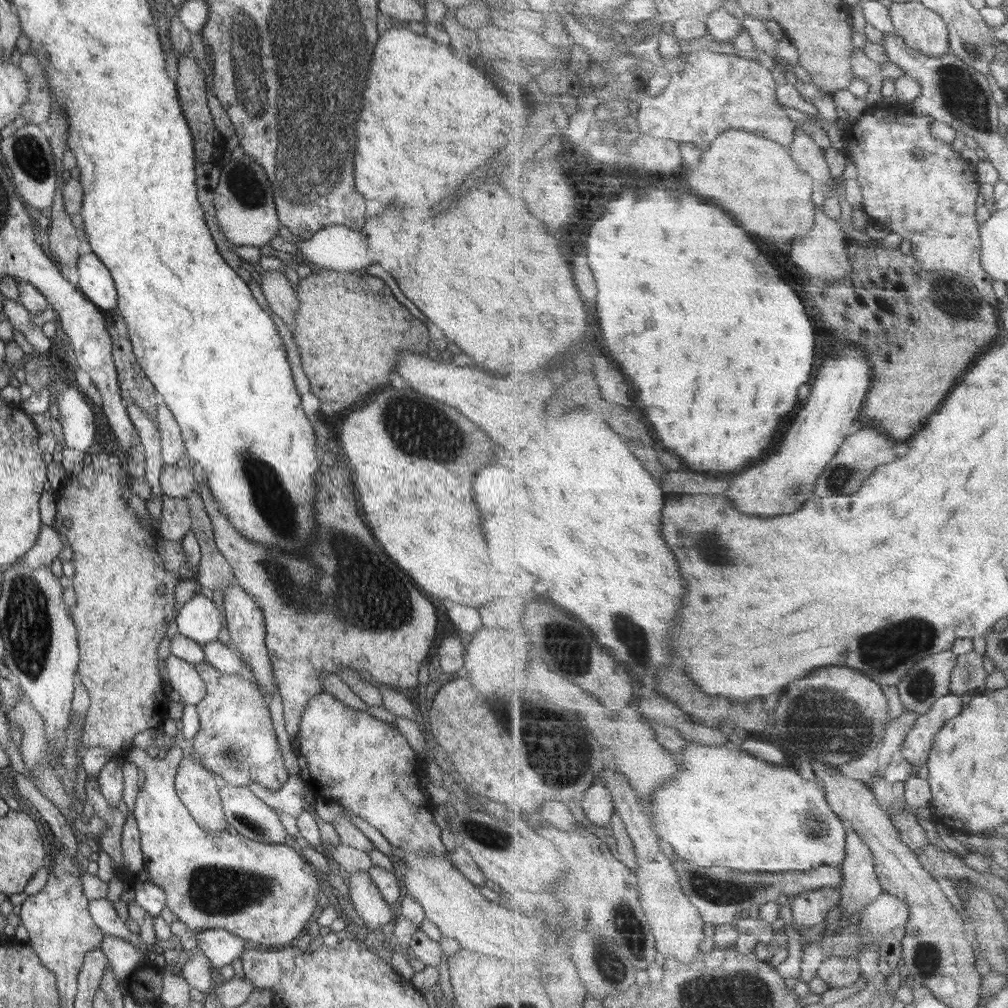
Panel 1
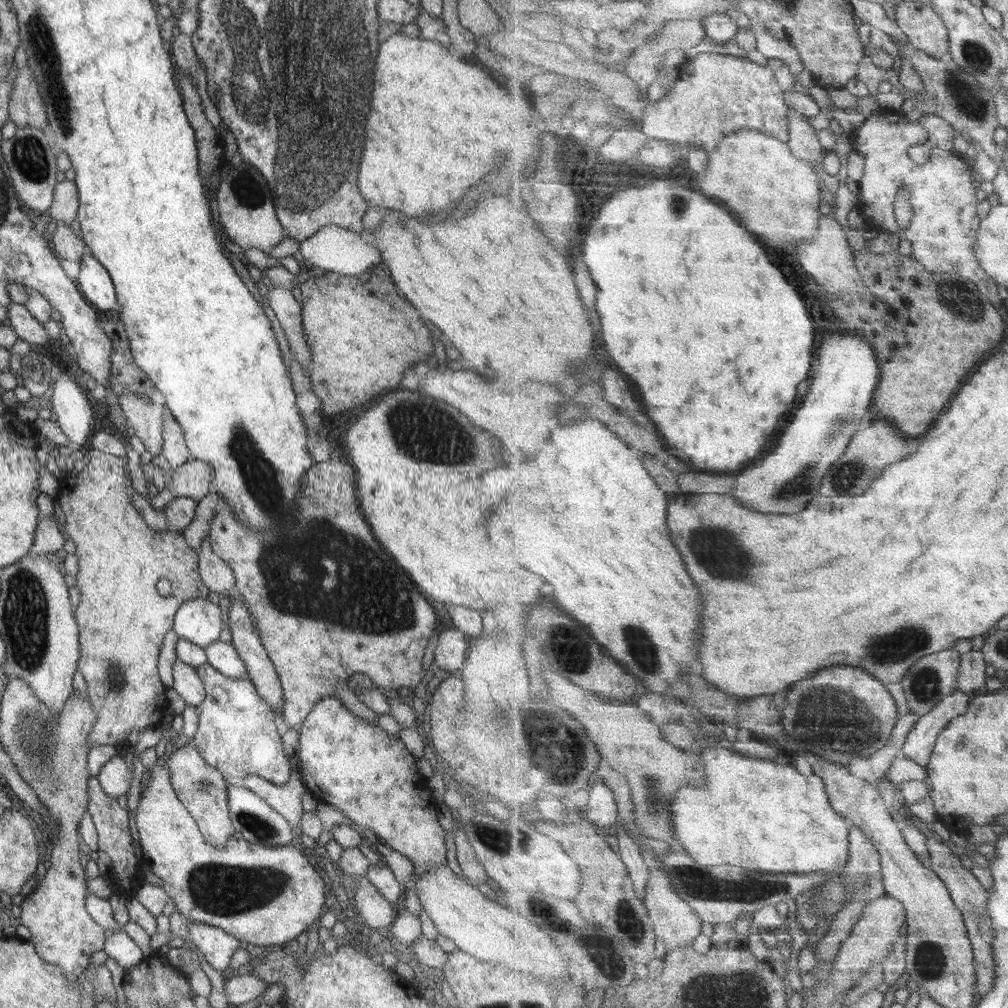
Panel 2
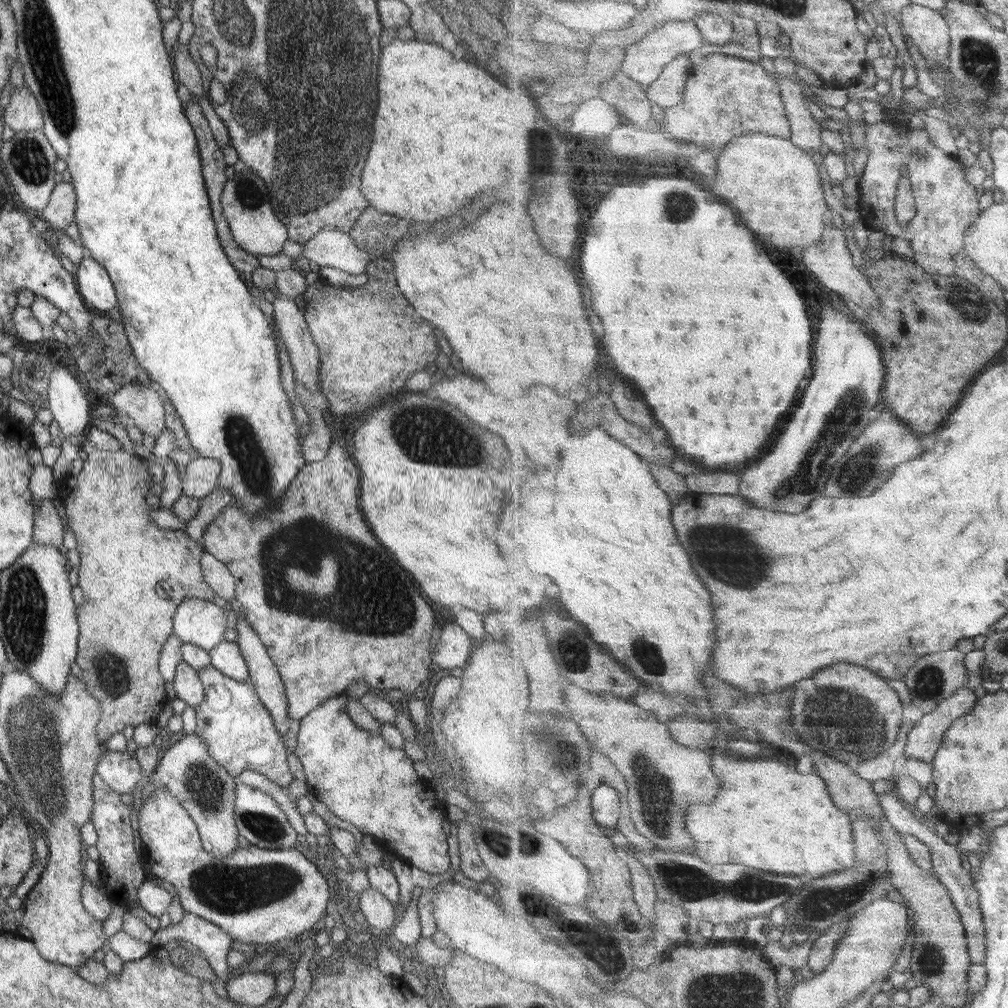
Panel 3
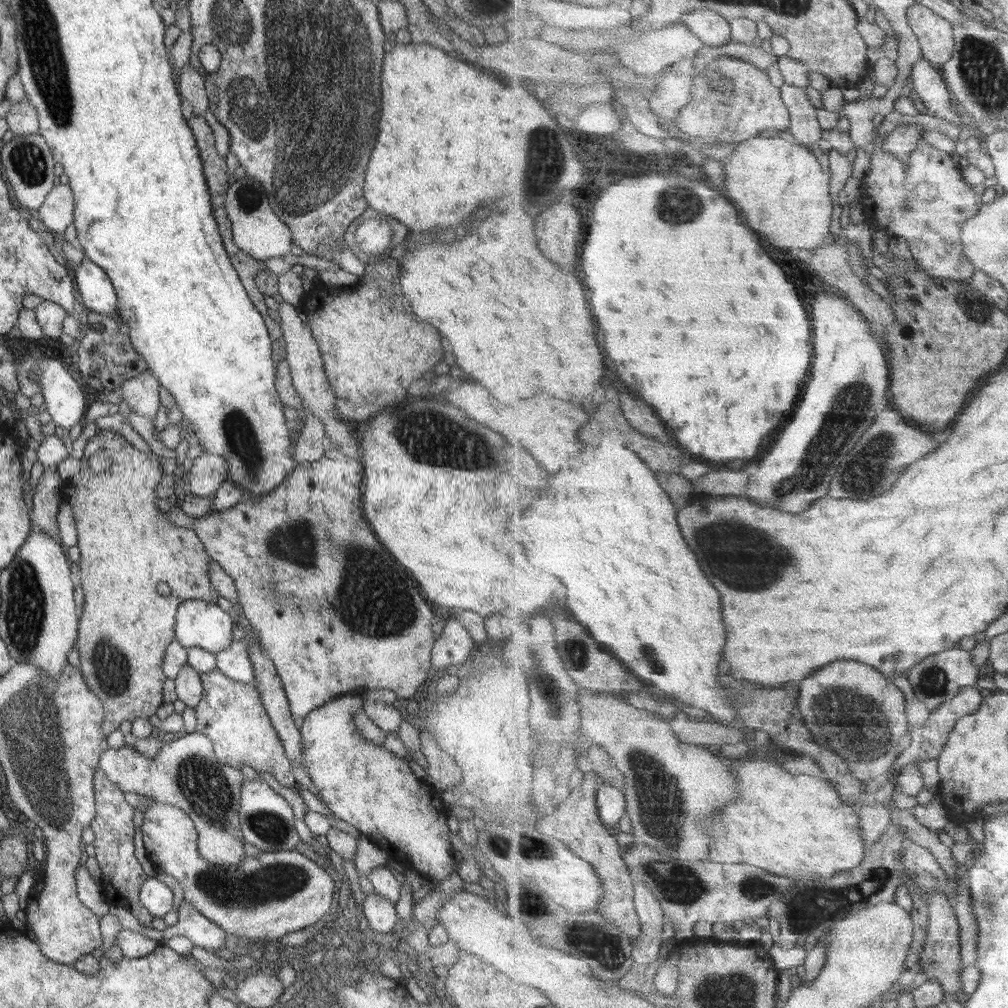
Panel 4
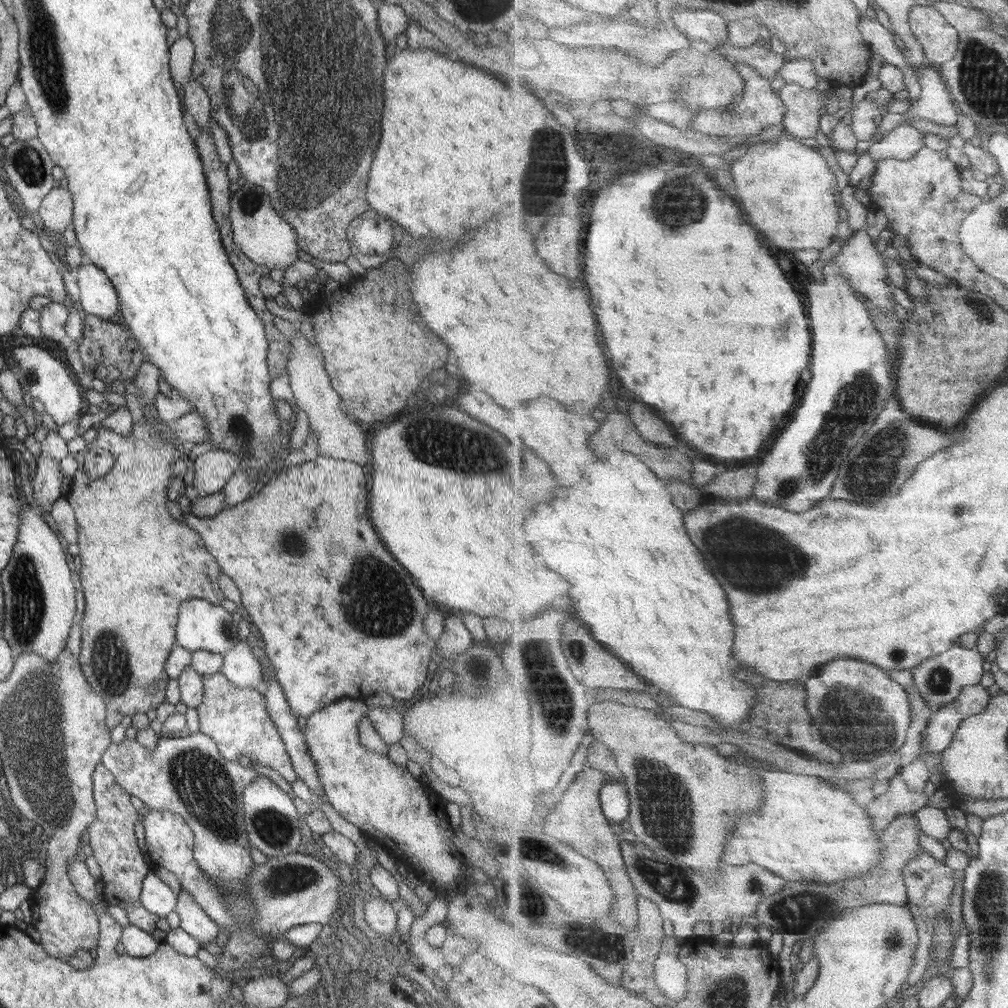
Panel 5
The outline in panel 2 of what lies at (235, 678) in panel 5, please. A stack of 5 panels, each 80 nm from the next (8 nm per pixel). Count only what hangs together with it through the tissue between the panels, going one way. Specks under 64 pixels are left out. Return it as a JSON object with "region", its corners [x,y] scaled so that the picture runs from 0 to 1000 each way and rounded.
{"region":[[[214,636],[202,644],[204,658],[209,660],[217,669],[227,673],[244,672],[244,663],[237,654],[230,640]]]}

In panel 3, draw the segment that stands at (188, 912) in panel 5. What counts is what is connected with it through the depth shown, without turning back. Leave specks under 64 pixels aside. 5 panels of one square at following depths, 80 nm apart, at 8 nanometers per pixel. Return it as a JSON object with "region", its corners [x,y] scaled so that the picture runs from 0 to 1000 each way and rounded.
{"region":[[[183,904],[177,916],[156,922],[152,926],[149,936],[153,941],[160,940],[162,937],[166,937],[170,933],[188,935],[205,952],[214,970],[224,975],[228,969],[225,965],[223,947],[229,942],[228,938],[231,935],[229,932],[216,919],[201,913],[198,909]]]}

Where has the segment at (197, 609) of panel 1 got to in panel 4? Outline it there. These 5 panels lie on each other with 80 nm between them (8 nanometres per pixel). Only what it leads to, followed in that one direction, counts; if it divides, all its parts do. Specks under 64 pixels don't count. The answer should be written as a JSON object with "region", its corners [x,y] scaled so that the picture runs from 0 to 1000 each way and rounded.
{"region":[[[187,593],[175,604],[173,635],[184,645],[194,642],[213,650],[229,640],[231,623],[219,603]]]}

